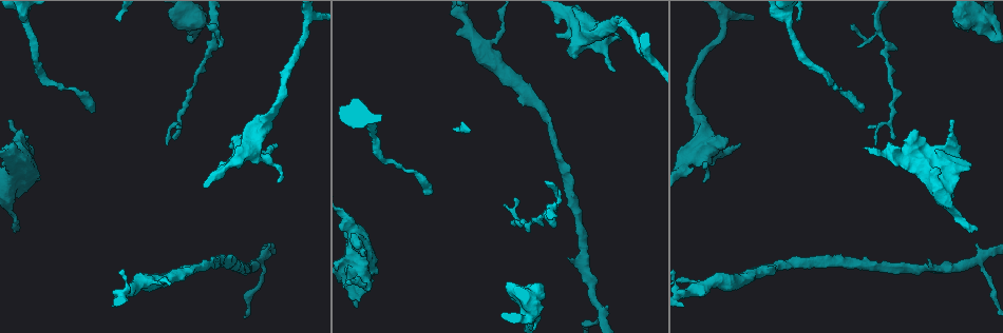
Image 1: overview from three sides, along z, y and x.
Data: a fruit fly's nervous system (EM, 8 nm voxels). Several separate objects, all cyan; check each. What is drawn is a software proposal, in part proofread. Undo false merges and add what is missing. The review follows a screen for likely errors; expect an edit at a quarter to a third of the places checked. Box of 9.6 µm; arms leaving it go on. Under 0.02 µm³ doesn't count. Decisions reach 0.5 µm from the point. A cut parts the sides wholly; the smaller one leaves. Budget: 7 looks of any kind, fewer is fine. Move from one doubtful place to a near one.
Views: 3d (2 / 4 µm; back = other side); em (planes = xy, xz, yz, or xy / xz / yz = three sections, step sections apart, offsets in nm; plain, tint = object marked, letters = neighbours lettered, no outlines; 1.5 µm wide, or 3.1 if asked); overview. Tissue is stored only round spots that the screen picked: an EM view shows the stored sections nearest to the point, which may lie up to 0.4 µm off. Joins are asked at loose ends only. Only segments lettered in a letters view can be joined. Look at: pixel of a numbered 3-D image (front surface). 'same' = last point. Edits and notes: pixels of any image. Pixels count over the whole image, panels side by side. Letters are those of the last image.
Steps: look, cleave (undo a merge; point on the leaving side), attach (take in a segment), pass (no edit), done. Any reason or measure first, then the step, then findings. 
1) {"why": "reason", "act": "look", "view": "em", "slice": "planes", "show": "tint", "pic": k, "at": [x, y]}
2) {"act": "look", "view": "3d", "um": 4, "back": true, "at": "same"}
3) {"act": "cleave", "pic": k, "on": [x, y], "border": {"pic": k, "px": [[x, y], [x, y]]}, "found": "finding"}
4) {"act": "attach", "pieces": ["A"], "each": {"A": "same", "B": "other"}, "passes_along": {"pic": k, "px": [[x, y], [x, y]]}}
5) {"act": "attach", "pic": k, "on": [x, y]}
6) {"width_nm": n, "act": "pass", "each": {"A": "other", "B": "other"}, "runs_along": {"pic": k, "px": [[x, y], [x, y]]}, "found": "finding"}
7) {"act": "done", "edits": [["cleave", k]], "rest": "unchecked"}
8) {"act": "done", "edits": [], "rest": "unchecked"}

{"why": "branch stops here", "act": "look", "view": "em", "slice": "xy", "step": 4, "show": "tint", "pic": 1, "at": [575, 59]}

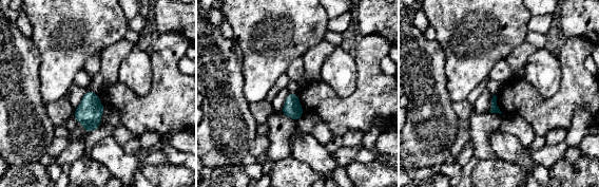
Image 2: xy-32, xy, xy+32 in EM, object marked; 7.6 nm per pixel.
{"act": "look", "view": "em", "slice": "yz", "step": 8, "show": "letters", "at": "same"}

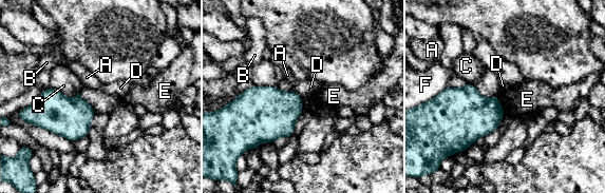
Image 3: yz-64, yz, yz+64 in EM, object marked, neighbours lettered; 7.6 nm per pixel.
{"act": "pass", "each": {"A": "other", "B": "other", "C": "other", "D": "other", "E": "other", "F": "other"}, "found": "none of them fits"}

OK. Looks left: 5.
{"why": "thin end", "act": "look", "view": "em", "slice": "xz", "step": 8, "show": "tint", "pic": 1, "at": [432, 191]}

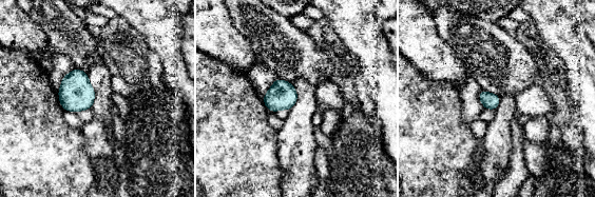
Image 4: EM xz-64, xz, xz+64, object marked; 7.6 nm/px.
{"act": "look", "view": "em", "slice": "xz", "step": 8, "show": "letters", "at": "same"}

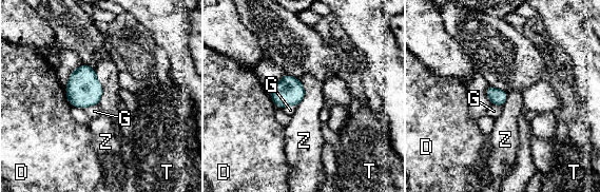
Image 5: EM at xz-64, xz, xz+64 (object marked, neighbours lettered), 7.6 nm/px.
{"width_nm": 200, "act": "pass", "each": {"D": "other", "G": "other", "T": "other", "Z": "other"}, "border": {"pic": 5, "px": [[95, 70], [101, 85], [98, 104]]}, "found": "none of them fits"}

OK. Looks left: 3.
{"why": "tapers out", "act": "look", "view": "em", "slice": "planes", "show": "plain", "pic": 1, "at": [357, 308]}

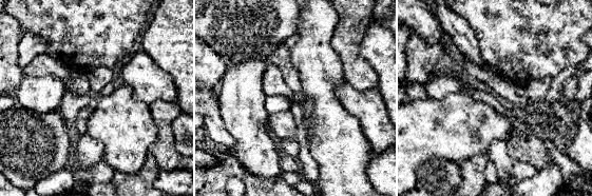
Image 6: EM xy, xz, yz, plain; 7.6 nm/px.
{"act": "look", "view": "em", "slice": "planes", "show": "letters", "at": "same"}

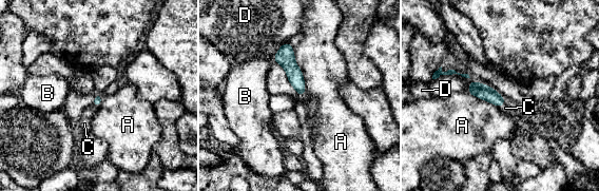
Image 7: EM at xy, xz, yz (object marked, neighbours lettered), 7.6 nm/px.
{"act": "attach", "pieces": ["C"], "each": {"A": "other", "B": "other", "C": "same", "D": "other"}, "passes_along": {"pic": 7, "px": [[98, 97], [95, 107], [84, 123]]}, "found": "the cell continues"}

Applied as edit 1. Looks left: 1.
{"act": "done", "edits": [["attach", 7]], "rest": "unchecked"}

